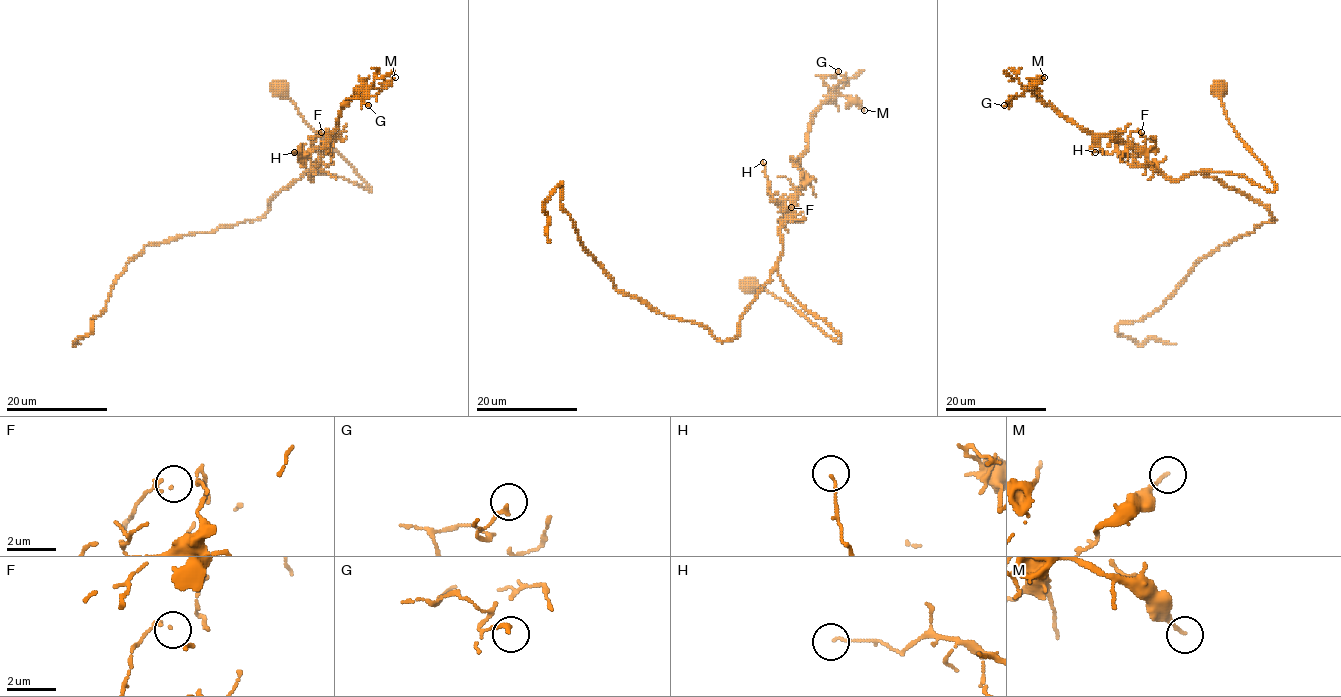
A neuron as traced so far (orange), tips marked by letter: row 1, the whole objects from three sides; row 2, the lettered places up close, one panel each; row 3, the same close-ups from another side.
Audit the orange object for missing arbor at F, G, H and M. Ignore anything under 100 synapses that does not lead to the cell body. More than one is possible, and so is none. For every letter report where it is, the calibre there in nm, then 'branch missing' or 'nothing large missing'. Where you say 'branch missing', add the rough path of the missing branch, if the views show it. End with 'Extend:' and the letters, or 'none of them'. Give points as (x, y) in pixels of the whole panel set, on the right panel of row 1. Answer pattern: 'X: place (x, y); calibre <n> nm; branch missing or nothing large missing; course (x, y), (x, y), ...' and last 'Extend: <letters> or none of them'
F: place (1141, 132); calibre 60 nm; nothing large missing
G: place (1004, 105); calibre 180 nm; nothing large missing
H: place (1095, 152); calibre 80 nm; nothing large missing
M: place (1044, 77); calibre 150 nm; nothing large missing
Extend: none of them

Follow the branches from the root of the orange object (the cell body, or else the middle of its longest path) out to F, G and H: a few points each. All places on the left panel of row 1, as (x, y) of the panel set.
F: (278, 89), (372, 191), (333, 175), (309, 171), (310, 179), (321, 156), (311, 141), (321, 132)
G: (278, 89), (372, 191), (307, 172), (311, 180), (335, 136), (340, 108), (366, 90), (353, 99), (368, 105)
H: (278, 89), (372, 191), (343, 177), (309, 171), (311, 180), (323, 146), (304, 156), (294, 152)

